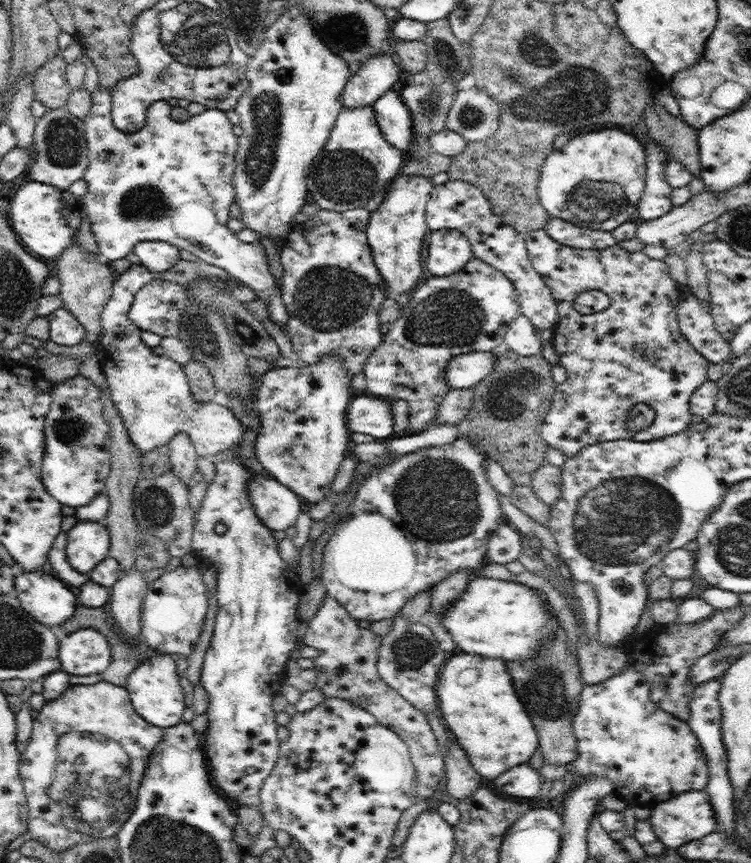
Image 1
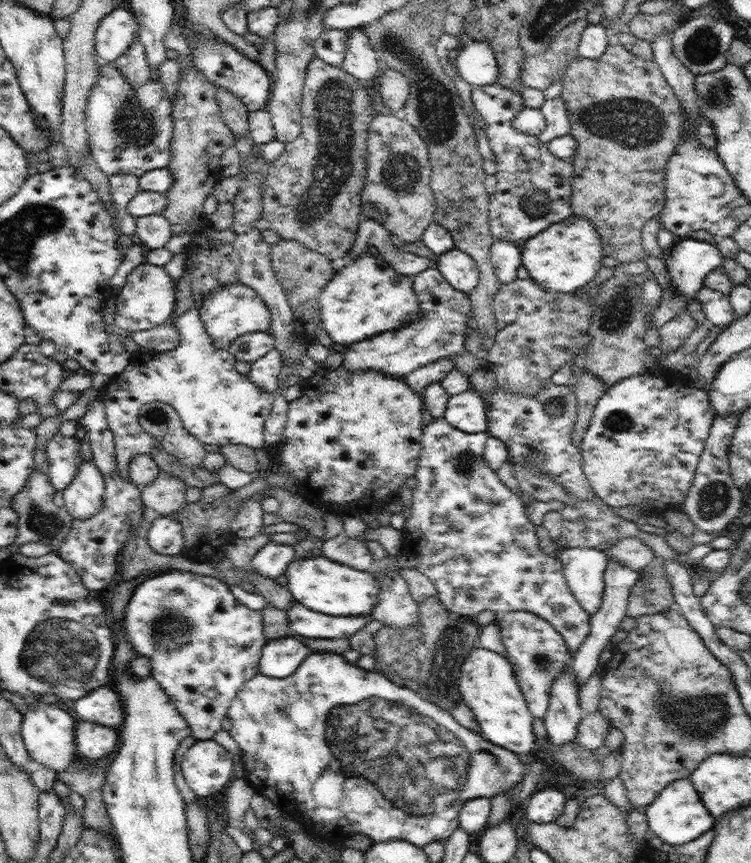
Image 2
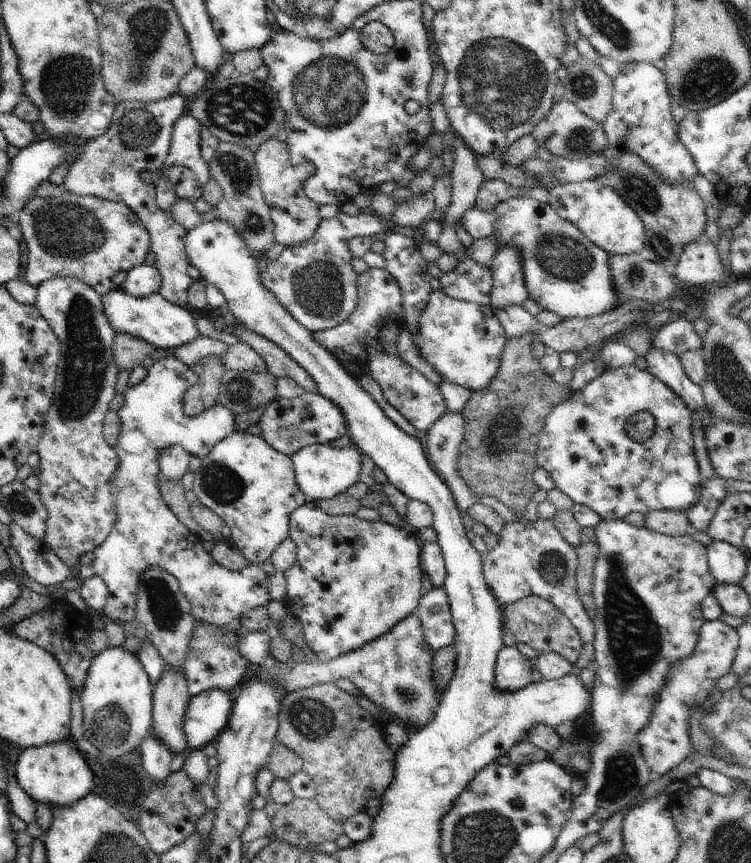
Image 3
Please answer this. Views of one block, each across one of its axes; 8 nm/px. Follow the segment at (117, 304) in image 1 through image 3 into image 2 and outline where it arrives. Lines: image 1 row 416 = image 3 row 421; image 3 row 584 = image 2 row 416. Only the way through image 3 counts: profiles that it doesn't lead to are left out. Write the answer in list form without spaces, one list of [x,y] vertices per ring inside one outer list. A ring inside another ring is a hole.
[[[196,307],[177,316],[171,322],[174,328],[181,332],[181,339],[176,348],[166,352],[140,351],[128,355],[130,362],[128,367],[122,373],[108,378],[107,385],[99,391],[99,402],[106,407],[107,421],[113,432],[117,473],[124,480],[131,481],[129,471],[131,458],[136,455],[152,457],[152,452],[160,449],[159,442],[139,423],[140,408],[154,401],[173,406],[185,430],[210,448],[227,444],[245,444],[255,449],[266,447],[263,432],[275,399],[272,393],[257,387],[246,375],[239,374],[234,368],[237,362],[235,356],[228,349],[215,348],[204,328],[204,322],[200,320]]]

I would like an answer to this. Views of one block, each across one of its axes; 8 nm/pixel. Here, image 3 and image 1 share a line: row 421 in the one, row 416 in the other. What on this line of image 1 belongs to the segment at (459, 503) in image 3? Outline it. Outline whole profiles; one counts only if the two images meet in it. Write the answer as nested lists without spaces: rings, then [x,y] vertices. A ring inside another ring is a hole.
[[[457,388],[446,392],[444,400],[440,402],[440,408],[436,412],[436,418],[432,422],[432,427],[442,424],[452,424],[458,426],[472,408],[474,400],[474,389]]]

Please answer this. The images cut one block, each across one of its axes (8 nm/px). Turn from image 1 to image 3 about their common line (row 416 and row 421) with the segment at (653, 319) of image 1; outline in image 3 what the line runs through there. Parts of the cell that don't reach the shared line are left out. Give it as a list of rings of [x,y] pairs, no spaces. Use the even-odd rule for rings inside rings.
[[[632,363],[631,365],[617,369],[608,369],[597,376],[590,384],[579,390],[574,390],[572,396],[561,402],[546,417],[544,426],[540,431],[539,441],[536,449],[536,462],[540,469],[549,472],[559,488],[574,503],[584,504],[599,514],[602,519],[611,521],[623,519],[630,513],[652,512],[654,509],[674,509],[675,511],[687,511],[700,500],[700,481],[698,473],[698,460],[694,453],[694,438],[692,437],[691,421],[692,415],[688,405],[667,384],[658,380],[647,368],[641,369]]]

